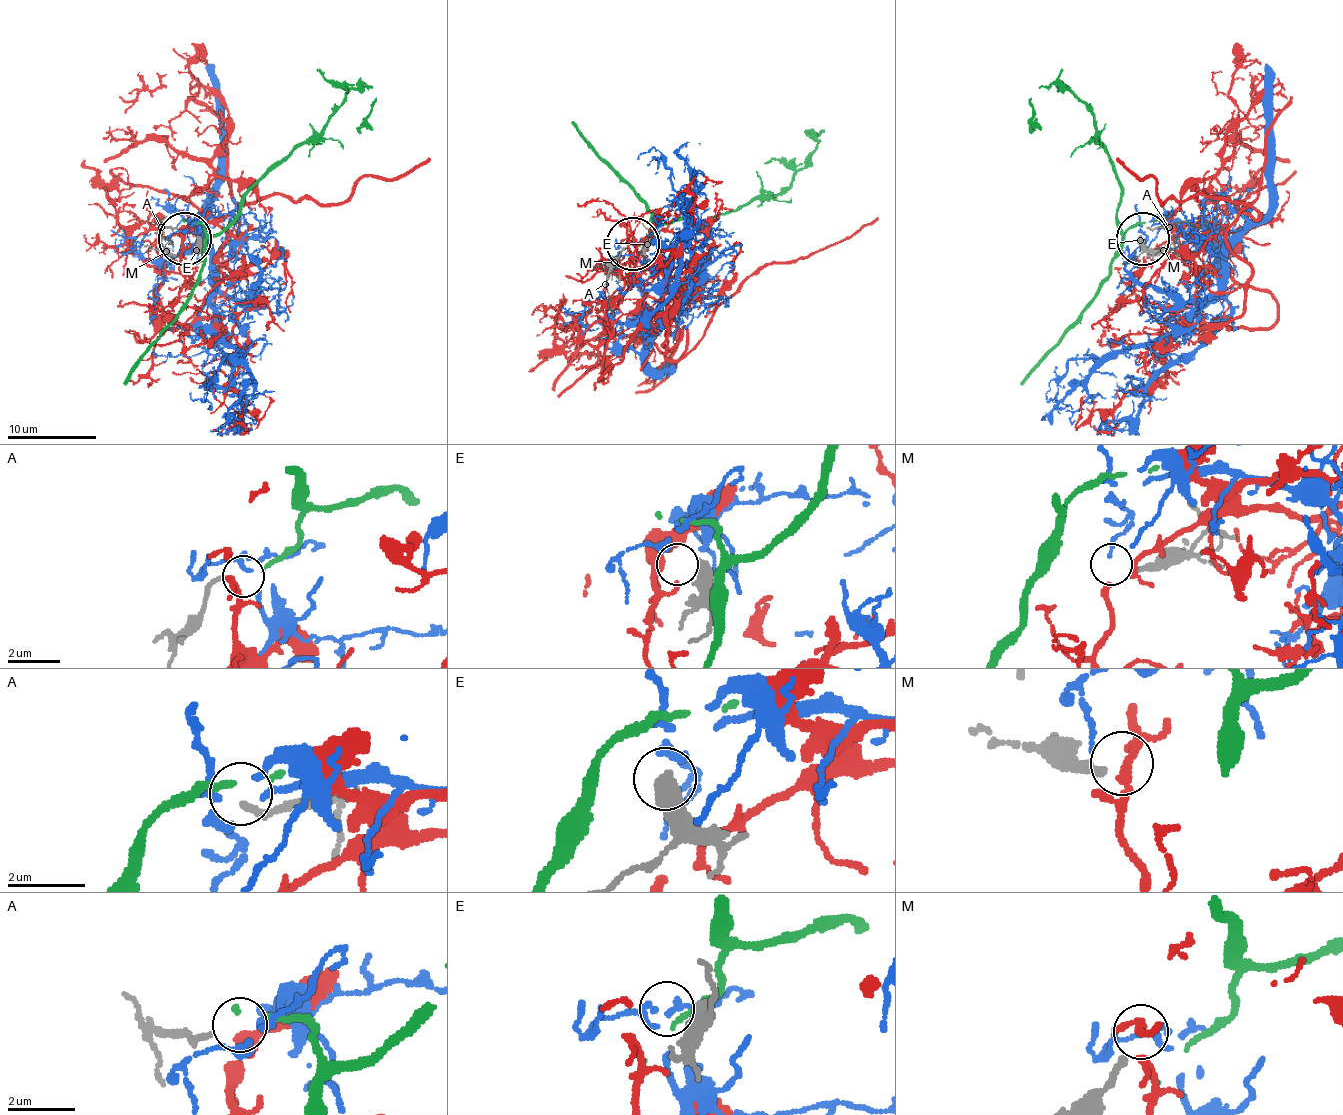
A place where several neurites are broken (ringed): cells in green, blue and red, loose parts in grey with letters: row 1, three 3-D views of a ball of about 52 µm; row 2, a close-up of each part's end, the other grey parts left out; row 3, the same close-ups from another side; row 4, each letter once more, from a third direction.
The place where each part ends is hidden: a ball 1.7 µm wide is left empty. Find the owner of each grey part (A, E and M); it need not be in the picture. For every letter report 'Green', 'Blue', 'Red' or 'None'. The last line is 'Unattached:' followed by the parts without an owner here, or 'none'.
A: Green
E: Blue
M: None
Unattached: M

